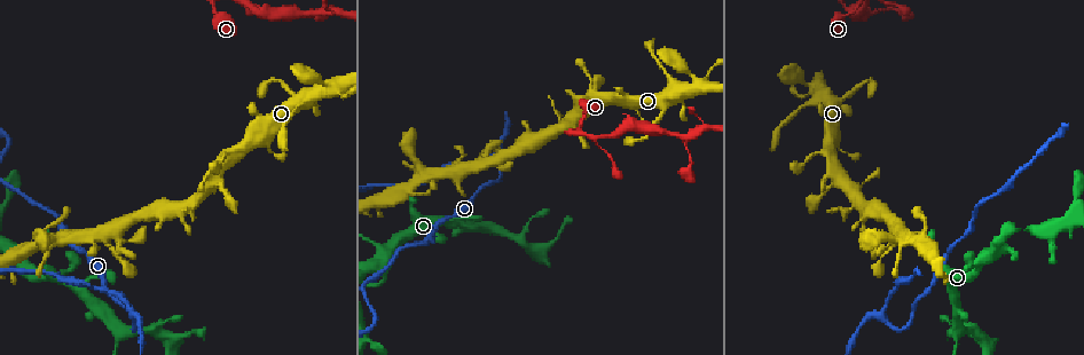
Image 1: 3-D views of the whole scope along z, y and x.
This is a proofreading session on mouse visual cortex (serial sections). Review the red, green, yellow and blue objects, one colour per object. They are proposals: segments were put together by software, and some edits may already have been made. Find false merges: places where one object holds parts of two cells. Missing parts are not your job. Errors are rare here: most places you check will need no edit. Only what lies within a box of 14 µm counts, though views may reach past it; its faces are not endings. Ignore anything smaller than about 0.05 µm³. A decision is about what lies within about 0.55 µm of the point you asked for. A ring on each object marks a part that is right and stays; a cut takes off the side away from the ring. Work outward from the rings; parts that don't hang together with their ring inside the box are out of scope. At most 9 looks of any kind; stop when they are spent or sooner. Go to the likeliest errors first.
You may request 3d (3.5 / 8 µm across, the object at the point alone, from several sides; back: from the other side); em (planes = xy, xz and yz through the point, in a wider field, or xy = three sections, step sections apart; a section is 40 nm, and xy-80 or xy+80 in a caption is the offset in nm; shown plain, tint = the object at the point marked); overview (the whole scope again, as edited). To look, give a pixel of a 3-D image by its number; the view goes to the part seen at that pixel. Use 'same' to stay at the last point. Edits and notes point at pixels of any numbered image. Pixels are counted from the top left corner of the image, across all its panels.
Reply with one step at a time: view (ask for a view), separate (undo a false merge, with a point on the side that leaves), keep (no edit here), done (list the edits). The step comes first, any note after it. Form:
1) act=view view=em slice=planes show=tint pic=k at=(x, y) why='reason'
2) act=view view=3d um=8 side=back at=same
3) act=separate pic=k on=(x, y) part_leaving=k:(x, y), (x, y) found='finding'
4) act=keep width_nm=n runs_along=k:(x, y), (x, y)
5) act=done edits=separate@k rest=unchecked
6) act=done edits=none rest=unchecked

act=view view=3d um=3.5 pic=1 at=(339, 12) why='abrupt turn'

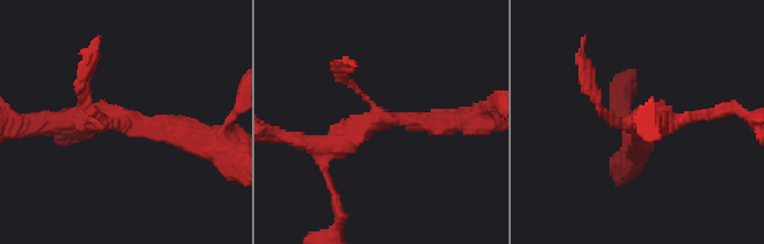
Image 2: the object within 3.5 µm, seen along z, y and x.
act=view view=em slice=xy step=1 show=tint pic=2 at=(375, 118) why='now the EM'

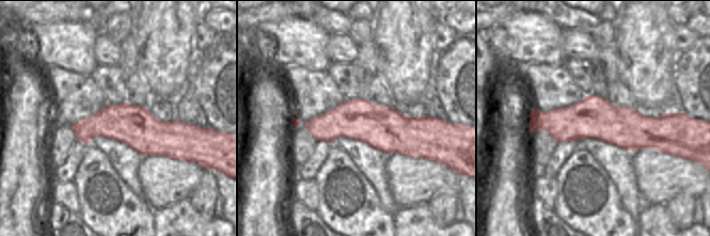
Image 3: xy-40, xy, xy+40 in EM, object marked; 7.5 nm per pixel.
act=keep width_nm=340 runs_along=2:(307, 142), (377, 116), (426, 127) found='continuous, no second cell'

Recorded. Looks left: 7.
act=view view=3d um=3.5 pic=1 at=(900, 329) why='sharp bend'

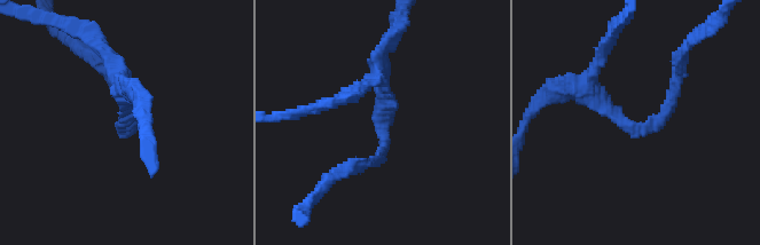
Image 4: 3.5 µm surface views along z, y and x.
act=view view=em slice=xy step=1 show=tint pic=4 at=(379, 132) arm_widths_nm=150,200

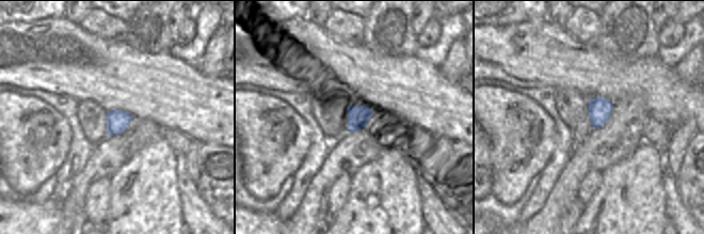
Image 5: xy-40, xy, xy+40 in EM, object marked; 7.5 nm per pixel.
act=keep runs_along=4:(679, 72), (665, 115), (644, 129), (588, 87) found='all the same cell'

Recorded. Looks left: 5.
act=view view=3d um=3.5 pic=1 at=(811, 87) why='small branch off a trunk'

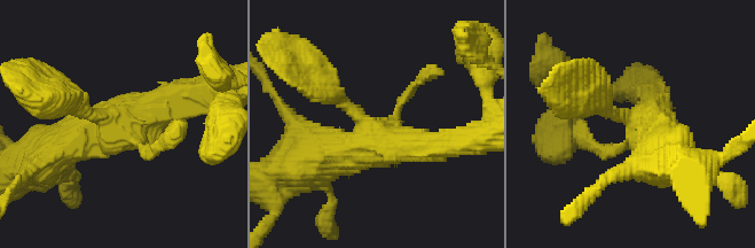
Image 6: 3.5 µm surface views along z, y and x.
act=view view=em slice=planes show=tint pic=6 at=(109, 116) arms=4 arm_widths_nm=150,250,450,600

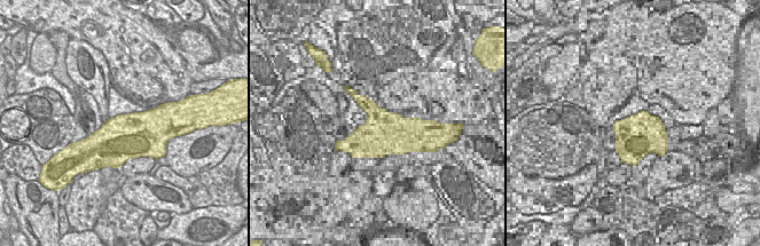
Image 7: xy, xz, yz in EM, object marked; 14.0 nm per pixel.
act=keep found='one cell here'

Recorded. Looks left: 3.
act=view view=3d um=3.5 pic=1 at=(382, 260) why='sharp bend'

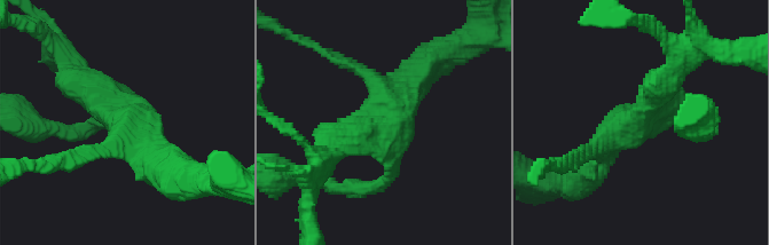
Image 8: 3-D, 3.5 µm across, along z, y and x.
act=view view=em slice=xy step=5 show=tint pic=8 at=(383, 125)

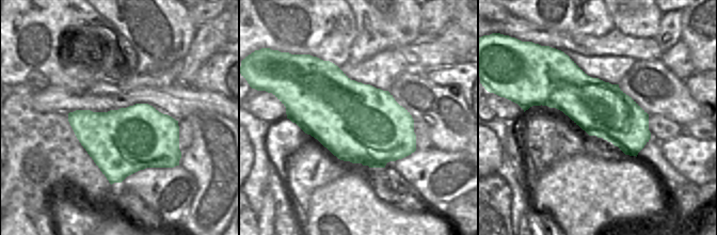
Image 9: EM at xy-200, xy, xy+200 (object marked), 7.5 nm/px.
act=keep width_nm=600 runs_along=8:(158, 160), (133, 118), (73, 72) found='one cell here'

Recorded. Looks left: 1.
act=done edits=none rest=unchecked

